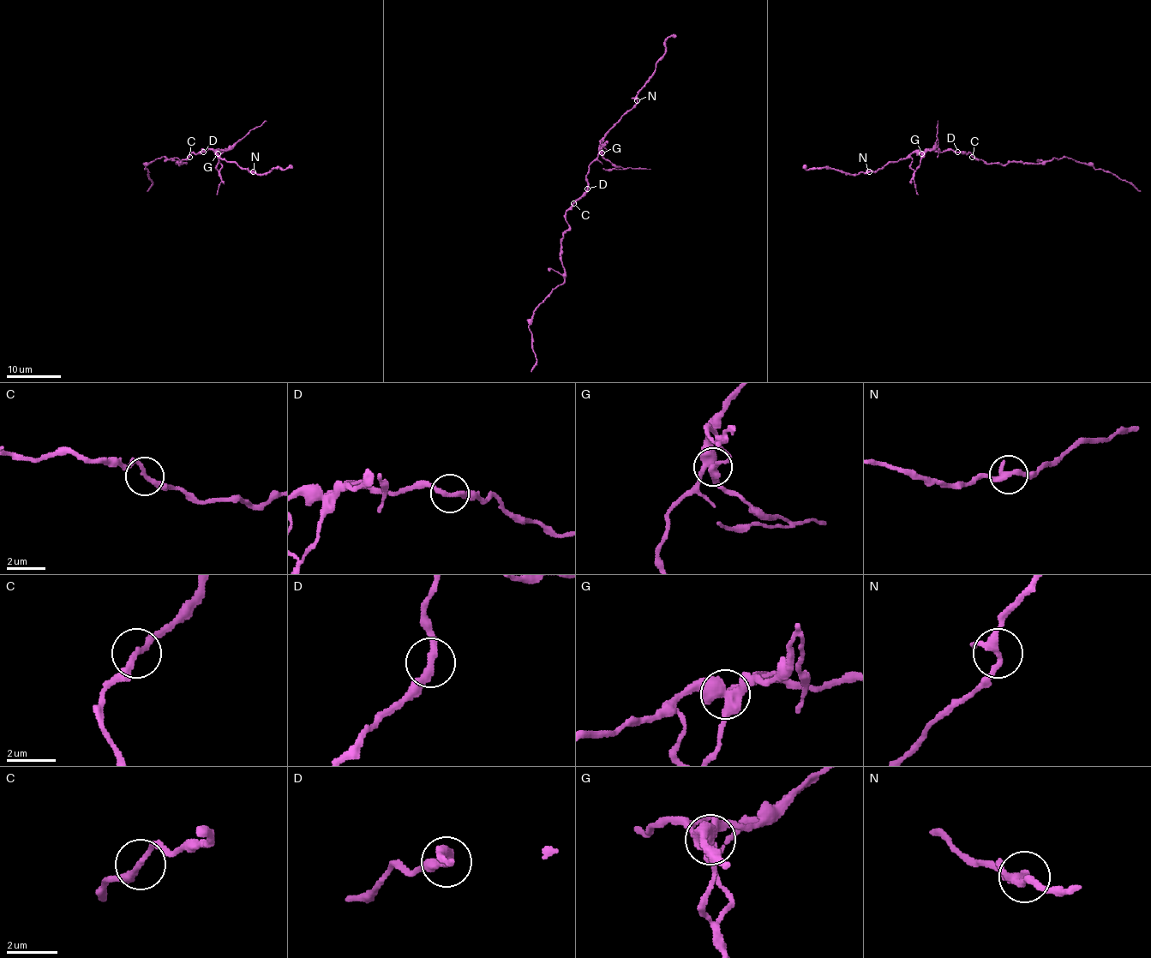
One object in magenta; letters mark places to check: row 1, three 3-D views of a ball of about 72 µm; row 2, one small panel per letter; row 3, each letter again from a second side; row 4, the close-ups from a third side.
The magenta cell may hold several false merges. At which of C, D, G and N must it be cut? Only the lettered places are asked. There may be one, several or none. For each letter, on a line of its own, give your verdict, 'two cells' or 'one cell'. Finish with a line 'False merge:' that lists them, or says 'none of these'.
C: two cells
D: one cell
G: two cells
N: one cell
False merge: C, G

